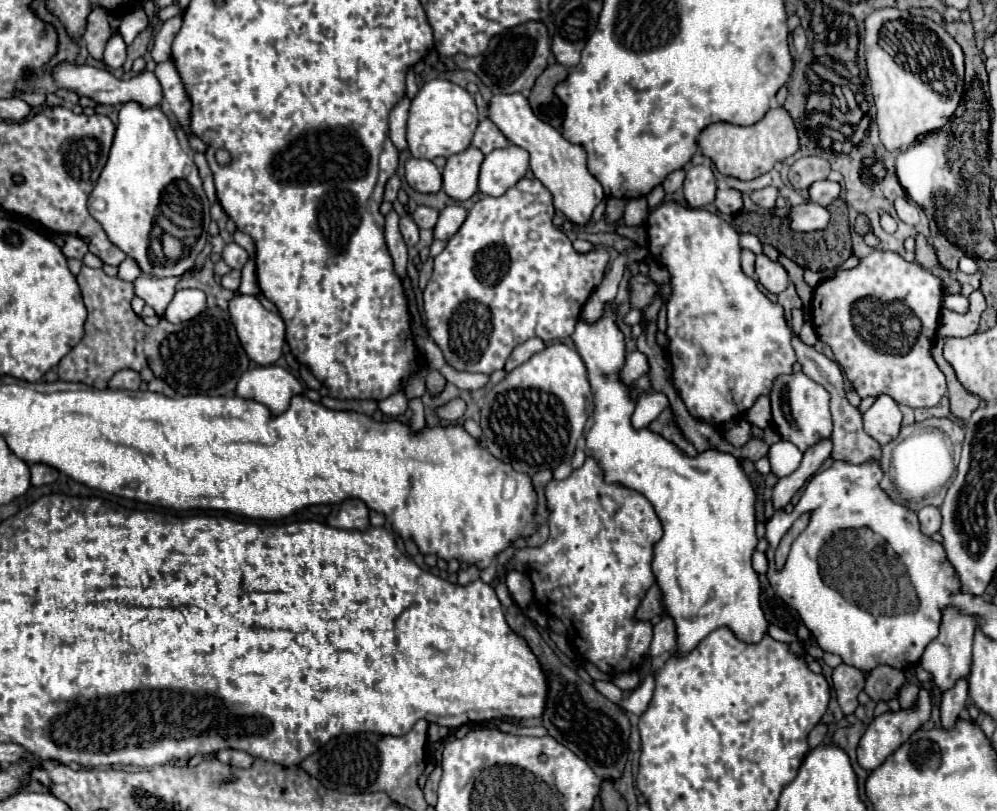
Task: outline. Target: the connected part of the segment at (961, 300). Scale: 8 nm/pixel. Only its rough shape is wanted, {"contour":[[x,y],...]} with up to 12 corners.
{"contour":[[947,294],[943,308],[967,312],[967,297],[963,294]]}

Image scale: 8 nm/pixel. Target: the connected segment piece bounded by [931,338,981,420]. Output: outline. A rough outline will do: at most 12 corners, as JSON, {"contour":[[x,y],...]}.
{"contour":[[945,338],[935,340],[931,354],[947,376],[951,412],[965,420],[981,404],[979,396],[959,384],[943,358]]}

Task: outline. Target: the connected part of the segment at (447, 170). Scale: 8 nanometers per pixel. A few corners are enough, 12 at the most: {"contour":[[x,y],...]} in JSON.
{"contour":[[483,152],[449,156],[443,190],[455,200],[477,192]]}

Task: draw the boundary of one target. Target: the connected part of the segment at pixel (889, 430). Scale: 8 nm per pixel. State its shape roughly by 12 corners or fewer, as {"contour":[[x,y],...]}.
{"contour":[[879,394],[863,428],[881,446],[897,438],[901,410]]}

